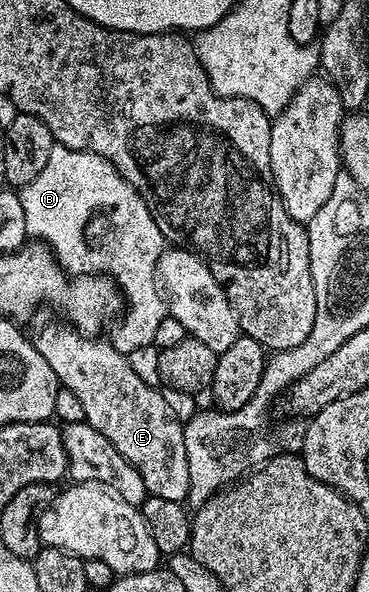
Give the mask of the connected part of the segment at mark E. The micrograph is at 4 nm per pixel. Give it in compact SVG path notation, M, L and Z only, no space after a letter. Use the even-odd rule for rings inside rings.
M41 326L37 330L37 335L32 335L31 341L33 346L43 356L43 360L47 360L47 364L51 364L51 372L55 372L58 383L64 389L75 392L76 398L83 404L83 412L85 413L85 421L91 424L91 428L95 428L95 432L103 432L103 436L107 436L107 440L111 440L111 444L115 444L115 448L119 452L119 456L123 456L128 462L134 466L143 478L143 484L146 486L149 494L155 496L163 496L163 500L175 500L184 503L189 496L189 473L187 472L187 448L183 444L183 436L185 435L185 427L182 419L178 418L176 412L169 406L169 399L156 386L148 386L143 380L139 380L139 376L135 376L135 368L129 366L129 359L124 354L120 354L113 346L112 341L102 339L97 336L86 336L72 328L64 328L60 330L57 326Z

